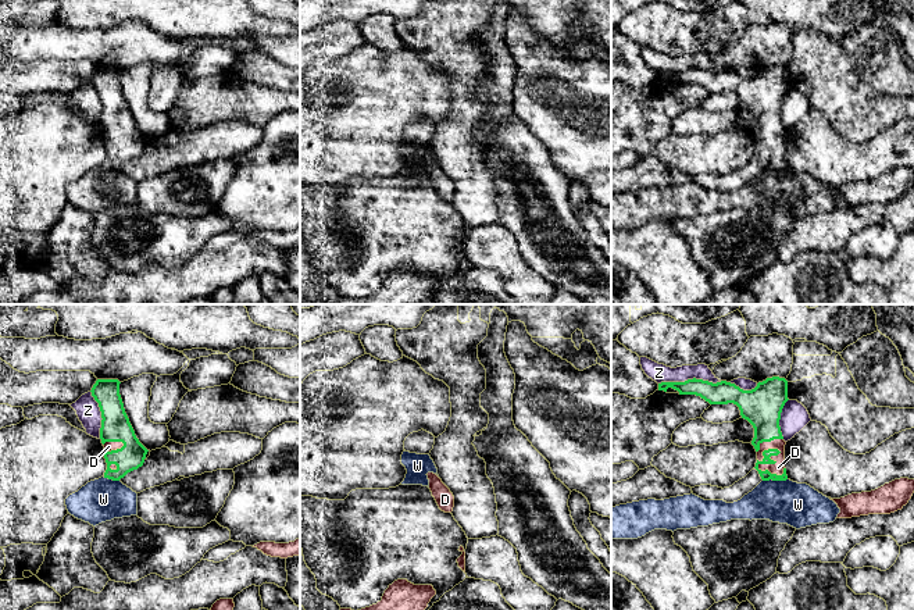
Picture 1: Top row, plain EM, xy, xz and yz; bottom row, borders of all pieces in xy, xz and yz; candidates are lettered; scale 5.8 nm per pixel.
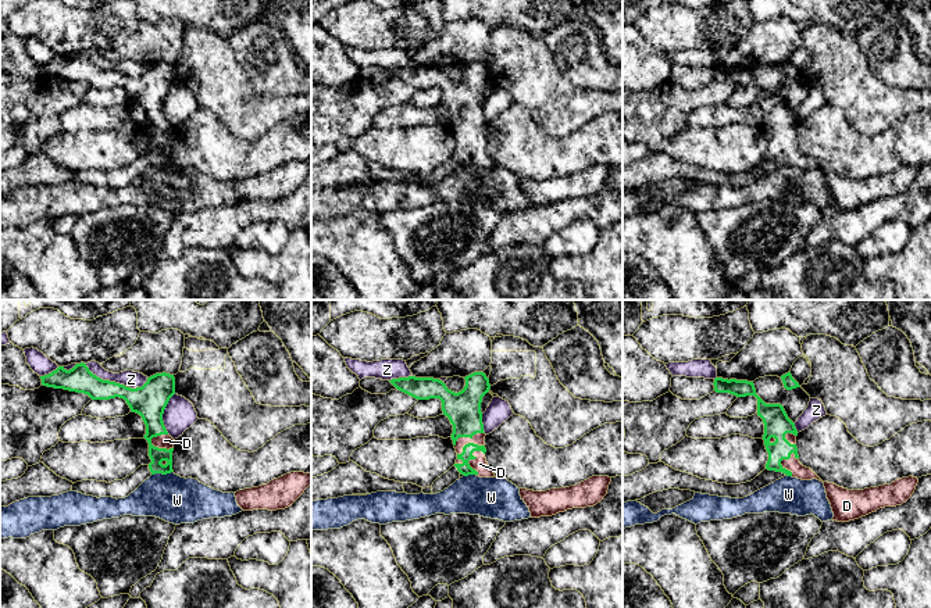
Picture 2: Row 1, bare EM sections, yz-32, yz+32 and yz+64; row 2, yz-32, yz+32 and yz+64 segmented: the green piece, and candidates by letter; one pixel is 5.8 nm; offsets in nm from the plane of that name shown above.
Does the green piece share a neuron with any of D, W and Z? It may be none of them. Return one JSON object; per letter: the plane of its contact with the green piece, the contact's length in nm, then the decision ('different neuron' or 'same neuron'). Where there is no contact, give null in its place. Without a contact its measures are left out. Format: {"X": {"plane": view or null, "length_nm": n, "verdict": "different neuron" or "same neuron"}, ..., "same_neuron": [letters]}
{"D": {"plane": "yz", "length_nm": 190, "verdict": "same neuron"}, "W": {"plane": "yz", "length_nm": 140, "verdict": "different neuron"}, "Z": {"plane": "yz", "length_nm": 360, "verdict": "different neuron"}, "same_neuron": ["D"]}

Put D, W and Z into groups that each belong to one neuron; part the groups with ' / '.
D / W / Z

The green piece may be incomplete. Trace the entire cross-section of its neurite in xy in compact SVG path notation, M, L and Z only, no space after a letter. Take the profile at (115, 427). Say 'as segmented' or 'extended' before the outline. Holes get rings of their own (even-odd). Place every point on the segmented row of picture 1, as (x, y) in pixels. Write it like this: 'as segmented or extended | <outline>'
extended | M97 379L92 396L101 411L100 439L107 470L104 478L119 481L143 465L147 449L139 442L125 413L118 379Z

